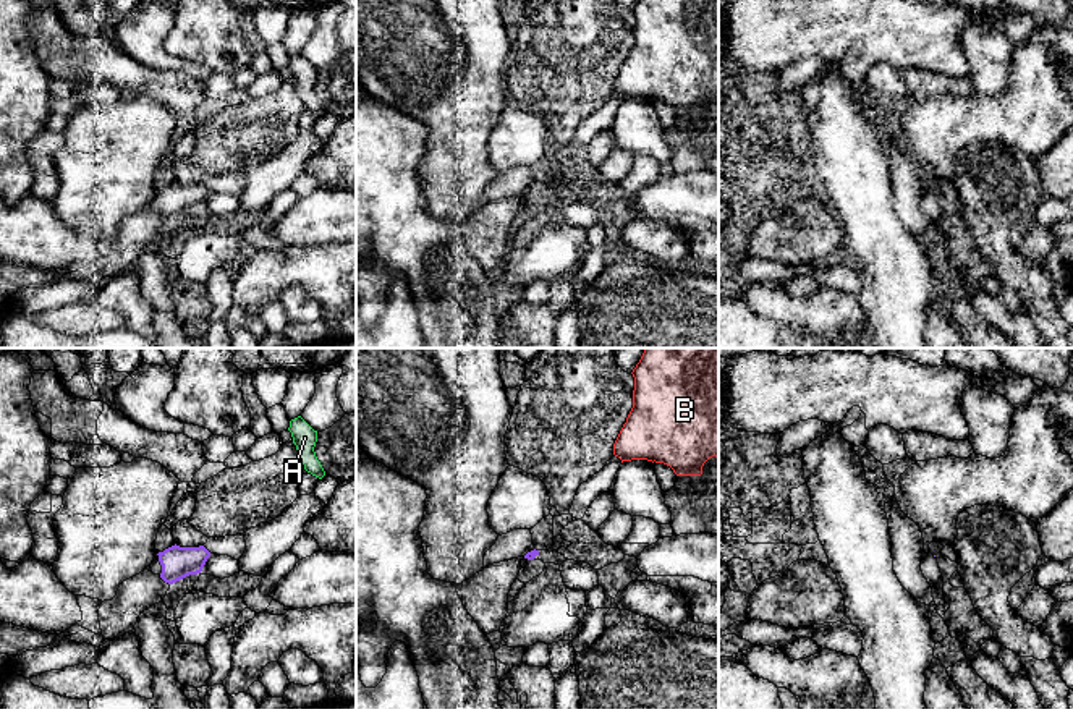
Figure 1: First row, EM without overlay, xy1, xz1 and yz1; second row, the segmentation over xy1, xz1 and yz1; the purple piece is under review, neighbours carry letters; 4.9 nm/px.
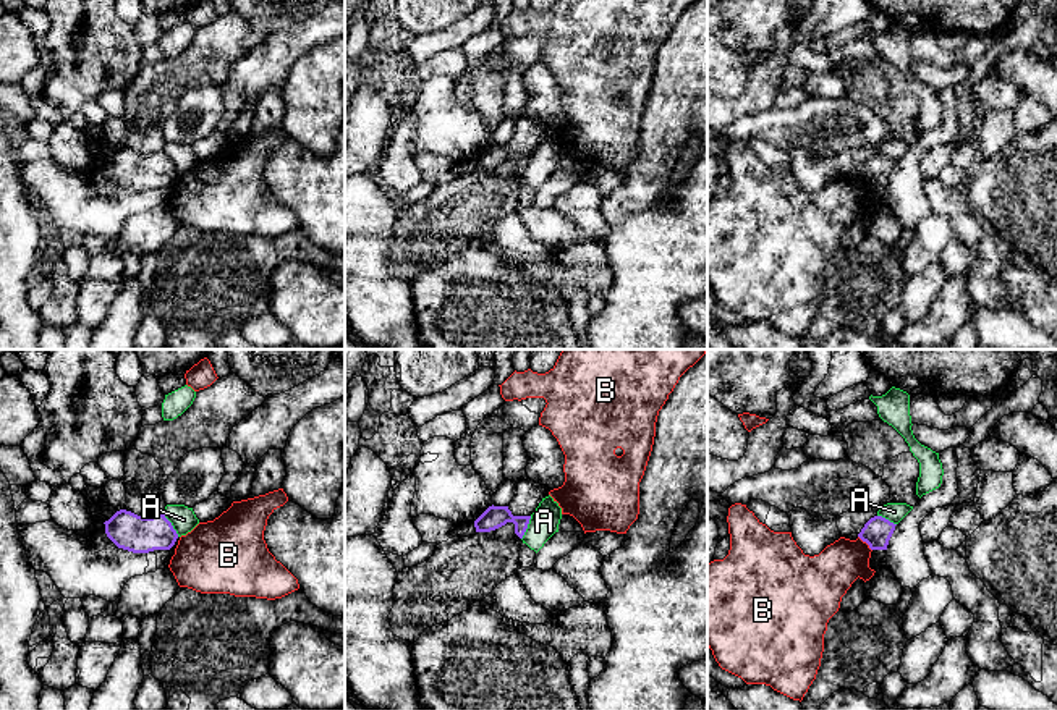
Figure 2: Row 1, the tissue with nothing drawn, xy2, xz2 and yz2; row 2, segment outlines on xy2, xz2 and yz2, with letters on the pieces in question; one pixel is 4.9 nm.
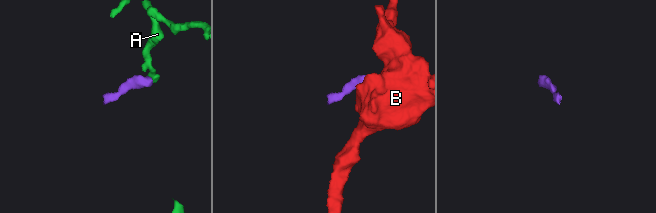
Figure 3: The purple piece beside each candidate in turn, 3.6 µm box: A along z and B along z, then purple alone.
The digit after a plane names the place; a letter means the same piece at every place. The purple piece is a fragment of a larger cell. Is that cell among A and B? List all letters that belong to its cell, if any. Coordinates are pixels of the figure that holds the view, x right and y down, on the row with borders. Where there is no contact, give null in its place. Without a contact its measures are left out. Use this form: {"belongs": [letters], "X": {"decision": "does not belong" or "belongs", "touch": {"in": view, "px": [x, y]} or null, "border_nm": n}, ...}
{"belongs": [], "A": {"decision": "does not belong", "touch": {"in": "xy2", "px": [170, 524]}, "border_nm": 150}, "B": {"decision": "does not belong", "touch": {"in": "yz2", "px": [866, 542]}, "border_nm": 100}}

